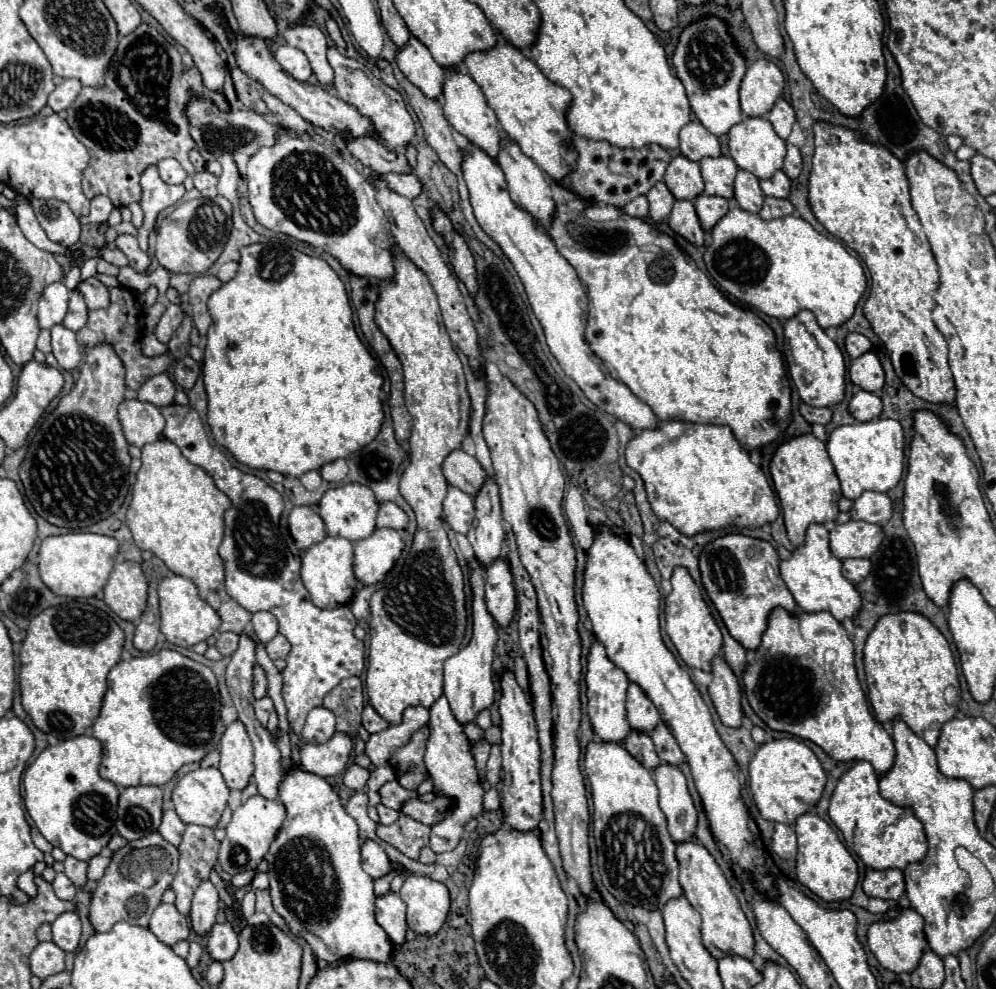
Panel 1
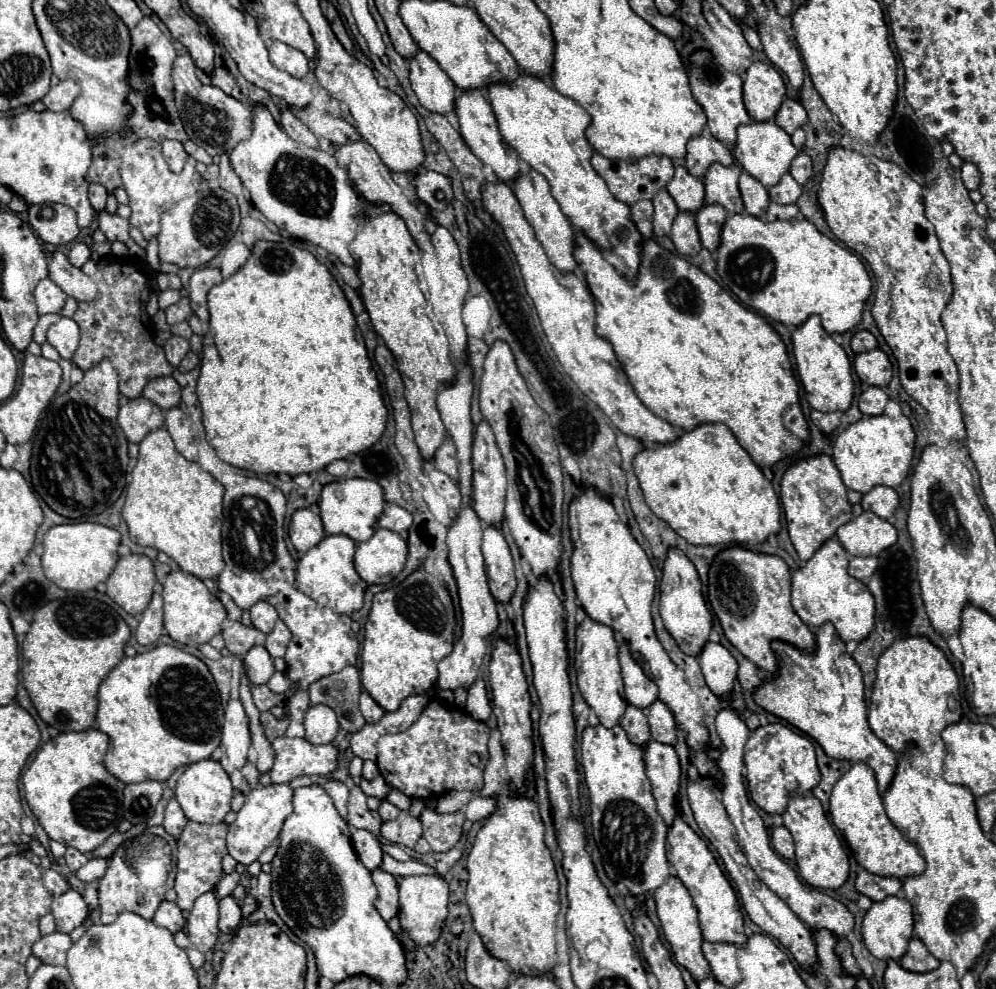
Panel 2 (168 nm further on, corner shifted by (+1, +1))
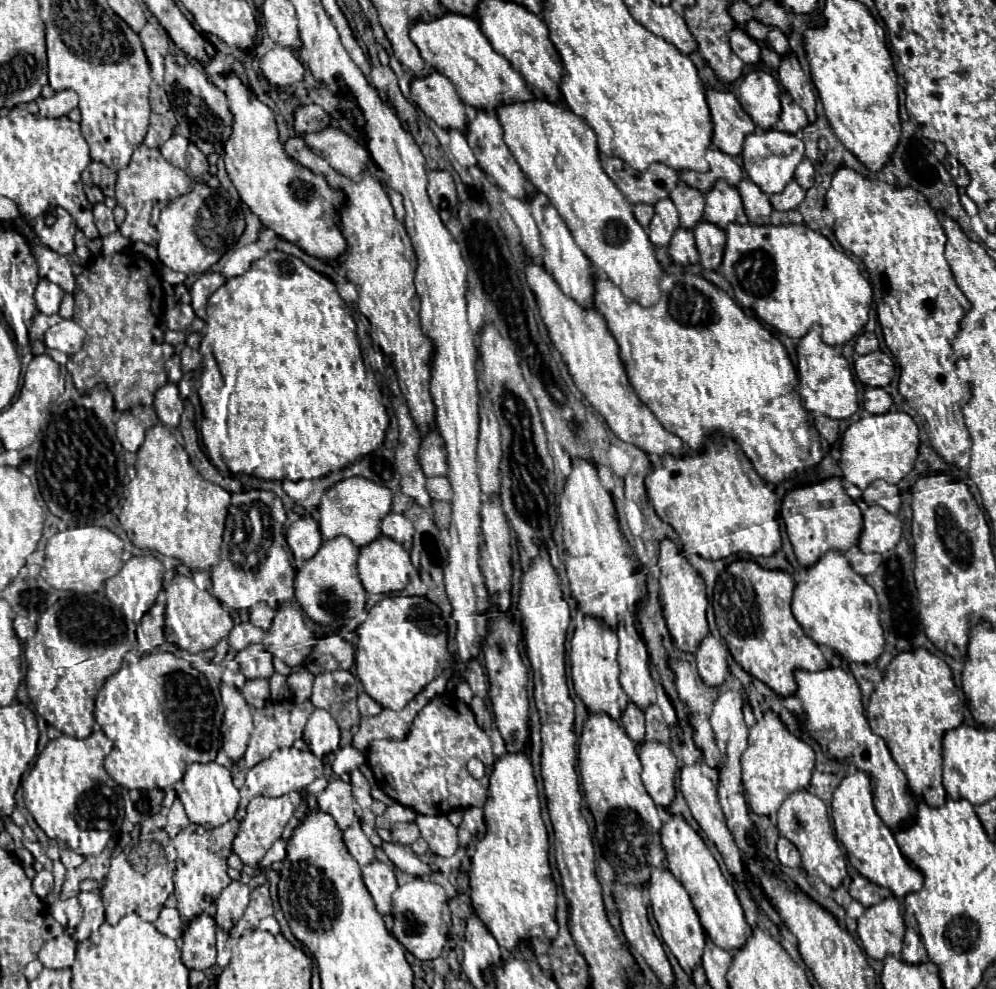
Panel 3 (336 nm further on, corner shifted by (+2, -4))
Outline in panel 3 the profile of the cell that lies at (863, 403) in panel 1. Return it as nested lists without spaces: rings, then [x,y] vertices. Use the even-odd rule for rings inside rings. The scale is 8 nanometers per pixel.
[[[868,388],[864,408],[870,414],[886,414],[892,406],[892,398],[886,394],[884,388]]]

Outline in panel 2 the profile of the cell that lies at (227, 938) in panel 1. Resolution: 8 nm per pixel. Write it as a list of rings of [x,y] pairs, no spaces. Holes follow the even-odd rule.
[[[225,897],[219,901],[219,929],[223,933],[231,933],[231,929],[239,927],[241,921],[243,921],[243,915],[241,915],[241,907],[237,903],[235,897]]]

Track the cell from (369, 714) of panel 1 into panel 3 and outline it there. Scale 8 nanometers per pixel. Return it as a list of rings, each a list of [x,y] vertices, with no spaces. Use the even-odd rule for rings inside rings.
[[[362,692],[358,696],[358,710],[360,710],[360,716],[376,716],[382,712],[382,706],[374,702],[366,692]]]

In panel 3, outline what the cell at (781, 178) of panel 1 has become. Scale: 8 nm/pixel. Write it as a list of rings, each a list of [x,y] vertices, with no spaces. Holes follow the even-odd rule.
[[[792,180],[780,194],[770,196],[770,204],[774,210],[786,212],[786,210],[796,210],[804,200],[804,190],[798,186],[796,180]]]

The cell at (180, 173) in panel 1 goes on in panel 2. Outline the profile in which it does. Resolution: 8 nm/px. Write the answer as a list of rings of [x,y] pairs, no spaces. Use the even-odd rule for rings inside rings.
[[[165,139],[165,141],[161,143],[161,147],[163,147],[163,159],[167,161],[169,169],[171,169],[173,173],[179,173],[179,171],[183,169],[183,165],[185,165],[185,159],[187,159],[187,153],[185,153],[183,145],[181,145],[179,141]]]

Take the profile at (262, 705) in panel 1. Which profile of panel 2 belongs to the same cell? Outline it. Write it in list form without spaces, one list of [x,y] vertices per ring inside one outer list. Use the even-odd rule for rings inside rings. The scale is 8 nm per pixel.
[[[253,685],[253,703],[259,711],[269,711],[275,705],[285,705],[285,695],[273,693],[267,685]]]

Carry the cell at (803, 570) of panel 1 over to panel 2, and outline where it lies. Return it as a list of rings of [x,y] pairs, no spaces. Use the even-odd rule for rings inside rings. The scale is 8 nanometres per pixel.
[[[835,537],[827,539],[803,567],[793,571],[791,605],[809,627],[829,621],[843,641],[863,641],[875,627],[875,601],[867,585],[847,573],[847,563],[849,555],[843,545]]]

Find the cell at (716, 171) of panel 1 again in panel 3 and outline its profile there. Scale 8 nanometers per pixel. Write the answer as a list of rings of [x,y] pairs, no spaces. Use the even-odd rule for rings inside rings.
[[[718,180],[712,190],[706,196],[706,208],[704,218],[710,224],[716,224],[720,228],[726,228],[726,224],[748,224],[748,218],[744,214],[742,198],[738,190],[724,180]]]

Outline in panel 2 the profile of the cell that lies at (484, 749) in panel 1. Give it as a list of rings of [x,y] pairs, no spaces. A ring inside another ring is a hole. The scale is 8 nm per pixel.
[[[435,699],[427,703],[419,721],[415,721],[407,731],[383,735],[379,739],[377,765],[385,781],[409,797],[437,799],[451,789],[479,791],[483,787],[483,767],[489,759],[489,735],[490,729],[483,721],[475,721],[465,711],[457,707],[447,707],[447,703]],[[455,719],[463,721],[455,727]],[[471,753],[477,753],[483,765],[471,765]],[[455,771],[459,771],[463,785],[455,785]]]

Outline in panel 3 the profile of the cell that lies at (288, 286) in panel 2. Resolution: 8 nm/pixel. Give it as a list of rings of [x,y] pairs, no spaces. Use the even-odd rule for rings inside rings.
[[[270,250],[264,258],[252,264],[252,268],[236,278],[228,278],[214,294],[210,294],[207,304],[207,318],[202,331],[202,340],[208,340],[208,346],[212,348],[212,356],[216,360],[216,366],[222,374],[222,388],[218,392],[202,392],[200,403],[203,411],[200,434],[202,444],[210,458],[210,462],[223,474],[248,475],[262,478],[262,480],[302,480],[302,478],[320,478],[334,470],[346,468],[348,464],[356,462],[358,458],[374,452],[384,442],[384,432],[388,426],[386,408],[382,402],[382,393],[373,371],[367,370],[362,351],[357,337],[357,325],[351,316],[344,300],[339,295],[336,285],[329,278],[320,276],[318,272],[310,270],[300,258]]]

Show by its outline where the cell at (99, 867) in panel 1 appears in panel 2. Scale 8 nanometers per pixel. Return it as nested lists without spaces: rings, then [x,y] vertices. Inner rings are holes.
[[[91,857],[75,875],[83,881],[83,883],[89,883],[89,881],[95,881],[95,879],[101,879],[105,875],[105,869],[107,869],[107,859],[101,859],[101,857]]]

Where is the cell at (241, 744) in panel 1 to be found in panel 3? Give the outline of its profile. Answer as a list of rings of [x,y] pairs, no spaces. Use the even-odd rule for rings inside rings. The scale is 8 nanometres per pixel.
[[[226,684],[220,686],[224,712],[224,752],[230,760],[242,760],[252,732],[252,708],[242,698],[240,690]]]

